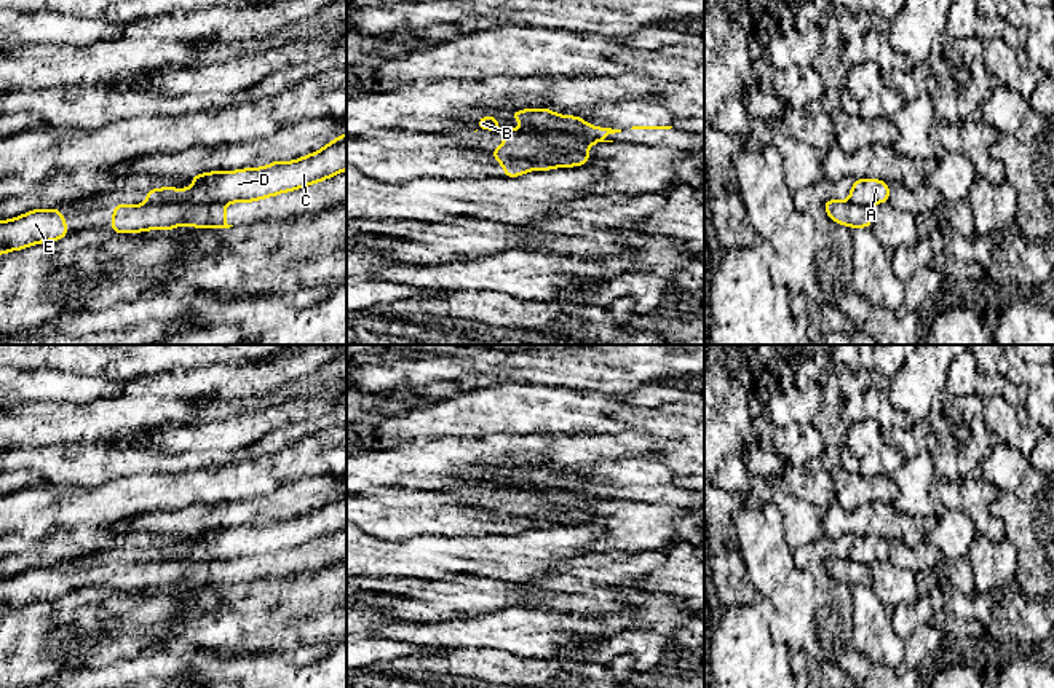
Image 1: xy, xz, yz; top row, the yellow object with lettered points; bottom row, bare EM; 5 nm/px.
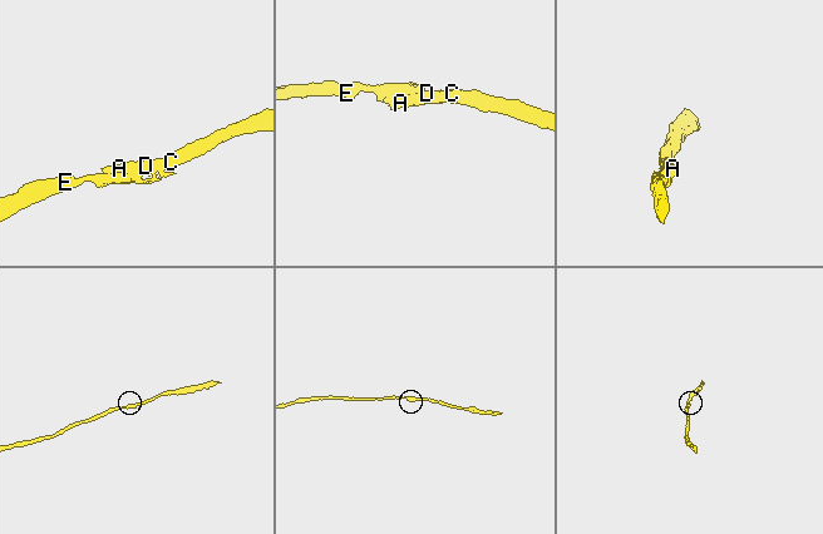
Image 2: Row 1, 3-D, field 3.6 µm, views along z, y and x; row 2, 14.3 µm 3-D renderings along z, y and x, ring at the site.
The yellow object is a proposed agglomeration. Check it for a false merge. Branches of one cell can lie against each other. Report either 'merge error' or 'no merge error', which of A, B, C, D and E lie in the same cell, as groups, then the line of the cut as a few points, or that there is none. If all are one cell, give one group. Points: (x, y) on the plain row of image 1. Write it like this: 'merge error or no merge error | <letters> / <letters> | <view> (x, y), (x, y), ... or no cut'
merge error | A C D / B E | xz (510, 489), (542, 495), (550, 490), (599, 495)

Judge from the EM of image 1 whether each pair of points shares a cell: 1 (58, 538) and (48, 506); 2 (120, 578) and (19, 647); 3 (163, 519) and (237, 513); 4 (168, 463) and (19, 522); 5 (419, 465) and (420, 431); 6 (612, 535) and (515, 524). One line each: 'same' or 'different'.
1: different
2: different
3: same
4: different
5: different
6: different

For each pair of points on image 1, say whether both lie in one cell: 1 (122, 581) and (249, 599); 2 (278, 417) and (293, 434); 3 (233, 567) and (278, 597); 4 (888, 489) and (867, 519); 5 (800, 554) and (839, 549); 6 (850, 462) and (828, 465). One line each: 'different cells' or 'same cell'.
1: different cells
2: different cells
3: different cells
4: different cells
5: same cell
6: same cell

